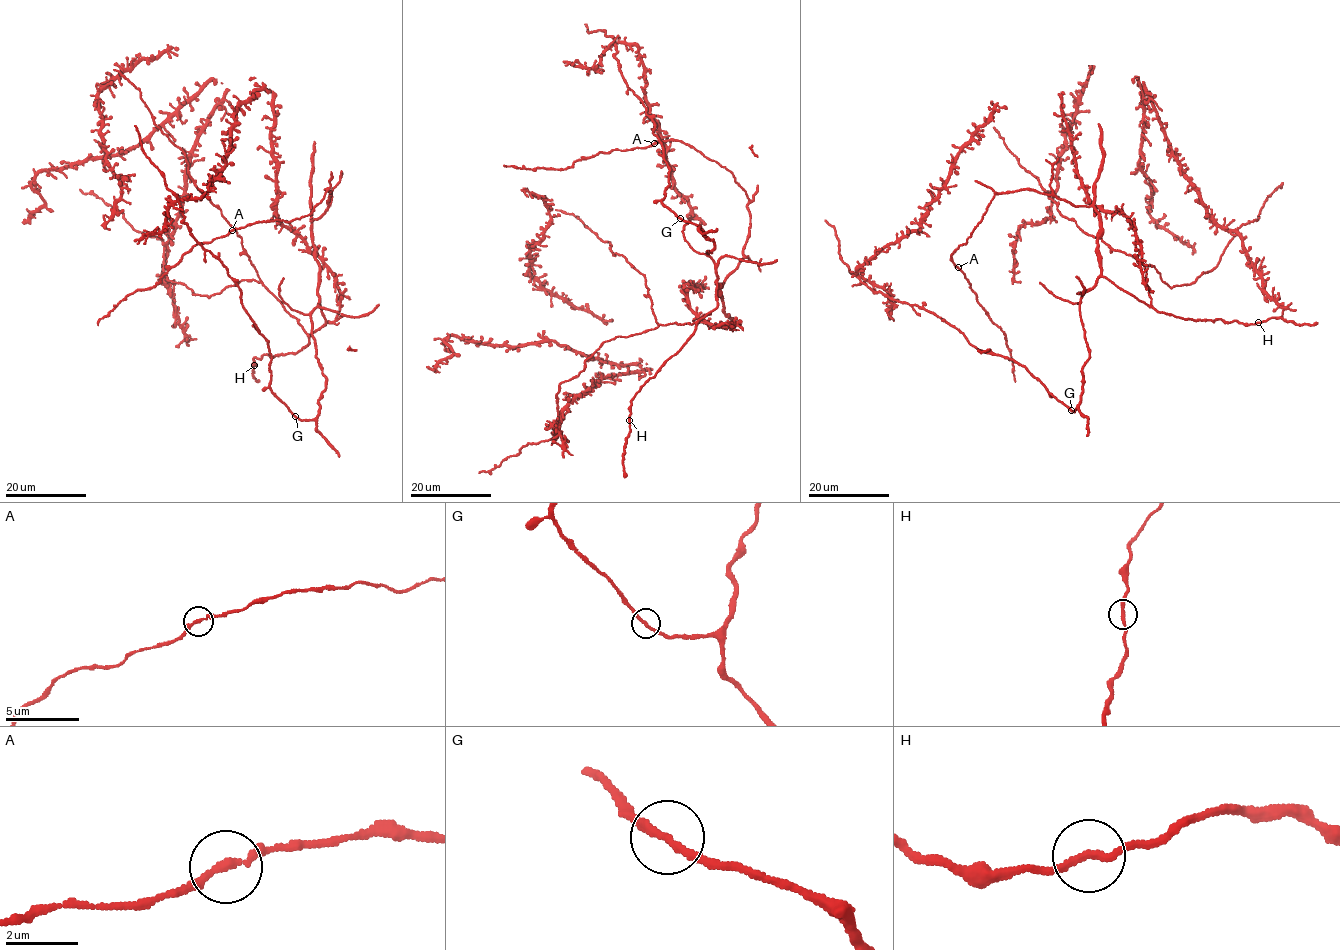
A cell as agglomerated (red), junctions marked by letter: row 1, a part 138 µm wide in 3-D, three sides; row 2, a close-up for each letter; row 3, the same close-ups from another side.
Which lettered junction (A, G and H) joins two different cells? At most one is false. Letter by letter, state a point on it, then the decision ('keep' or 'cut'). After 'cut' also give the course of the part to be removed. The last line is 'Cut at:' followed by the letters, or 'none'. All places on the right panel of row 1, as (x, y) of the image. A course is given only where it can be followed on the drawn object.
A: (958, 267) | keep
G: (1071, 410) | keep
H: (1258, 322) | keep
Cut at: none

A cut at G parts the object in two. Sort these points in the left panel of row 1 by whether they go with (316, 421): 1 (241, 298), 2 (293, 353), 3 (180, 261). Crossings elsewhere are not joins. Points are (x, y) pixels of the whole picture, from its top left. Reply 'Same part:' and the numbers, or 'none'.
Same part: 2, 3

